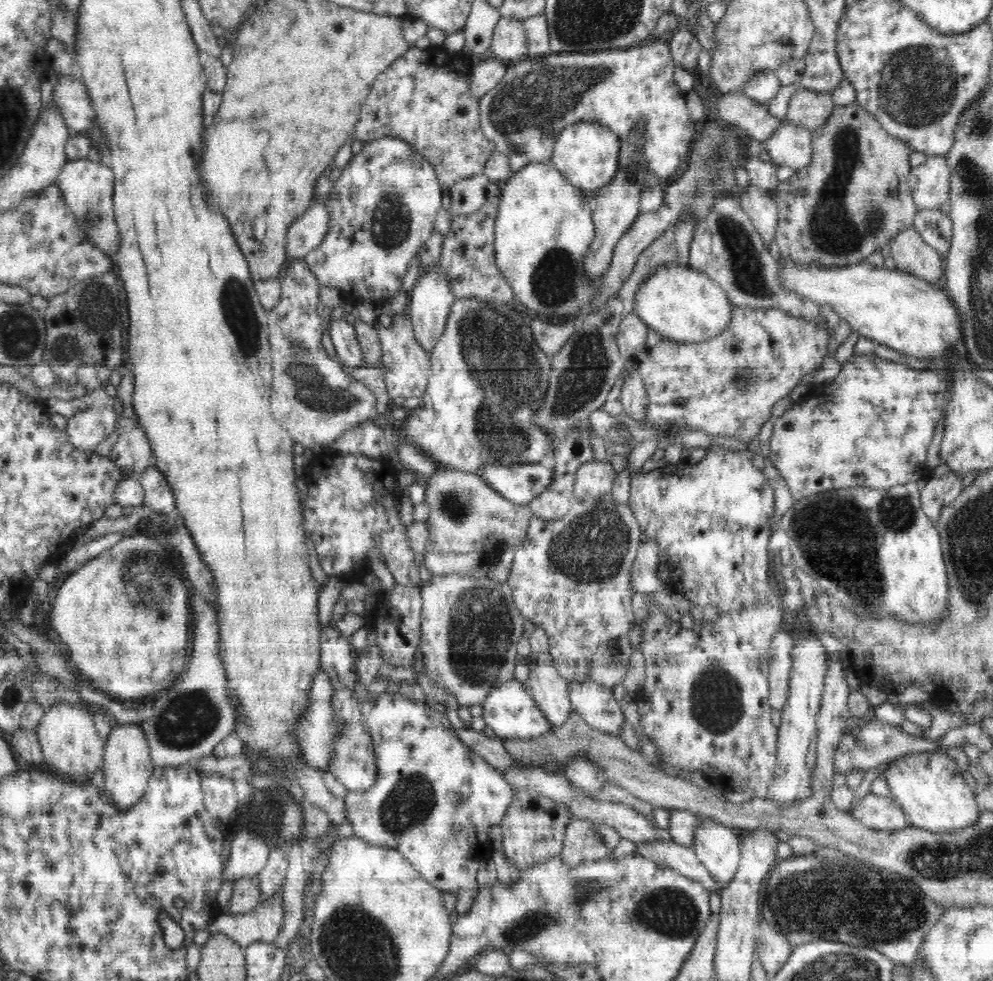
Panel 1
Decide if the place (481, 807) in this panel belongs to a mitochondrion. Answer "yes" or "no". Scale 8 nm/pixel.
no

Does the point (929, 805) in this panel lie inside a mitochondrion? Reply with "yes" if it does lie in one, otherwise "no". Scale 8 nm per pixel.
no

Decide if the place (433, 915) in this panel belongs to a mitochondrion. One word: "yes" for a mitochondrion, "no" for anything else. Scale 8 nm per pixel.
no

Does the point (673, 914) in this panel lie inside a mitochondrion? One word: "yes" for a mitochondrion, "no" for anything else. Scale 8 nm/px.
yes

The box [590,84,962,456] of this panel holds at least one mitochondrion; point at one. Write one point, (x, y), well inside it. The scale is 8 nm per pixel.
(834, 230)

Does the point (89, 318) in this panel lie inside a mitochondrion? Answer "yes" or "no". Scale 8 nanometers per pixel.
yes

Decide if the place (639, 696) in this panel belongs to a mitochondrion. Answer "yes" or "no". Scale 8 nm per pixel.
no

